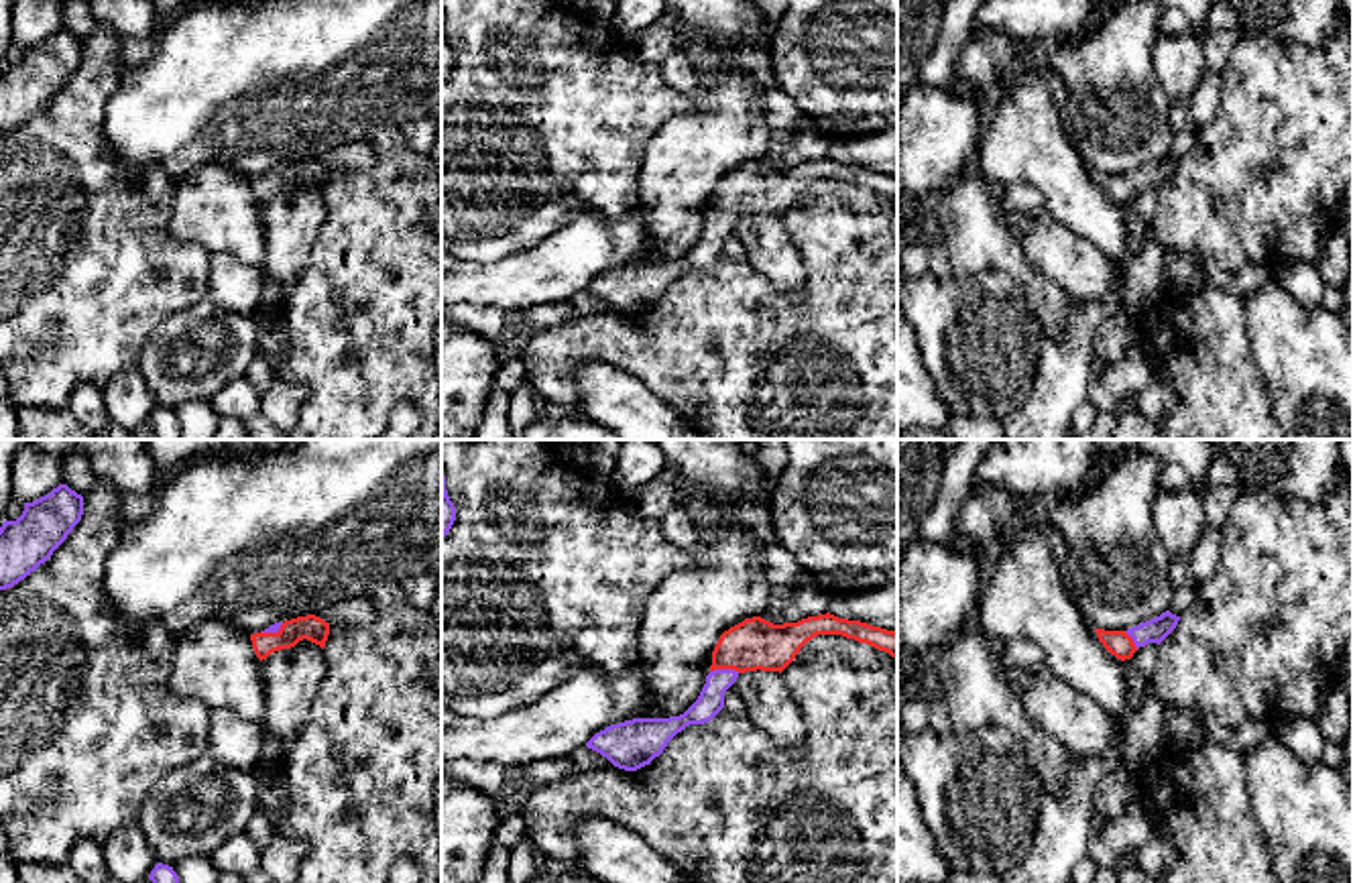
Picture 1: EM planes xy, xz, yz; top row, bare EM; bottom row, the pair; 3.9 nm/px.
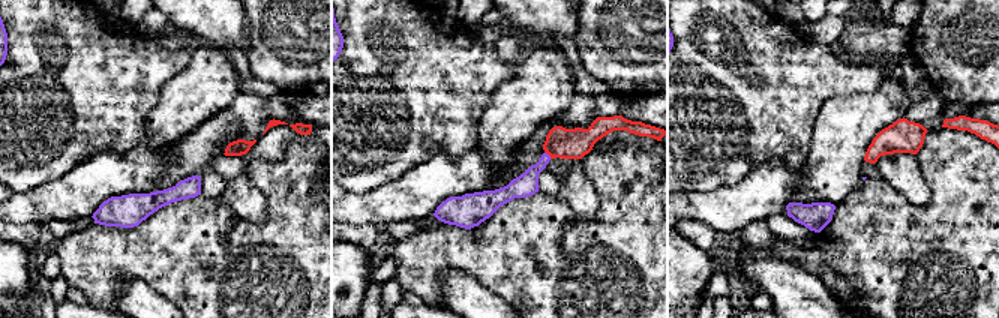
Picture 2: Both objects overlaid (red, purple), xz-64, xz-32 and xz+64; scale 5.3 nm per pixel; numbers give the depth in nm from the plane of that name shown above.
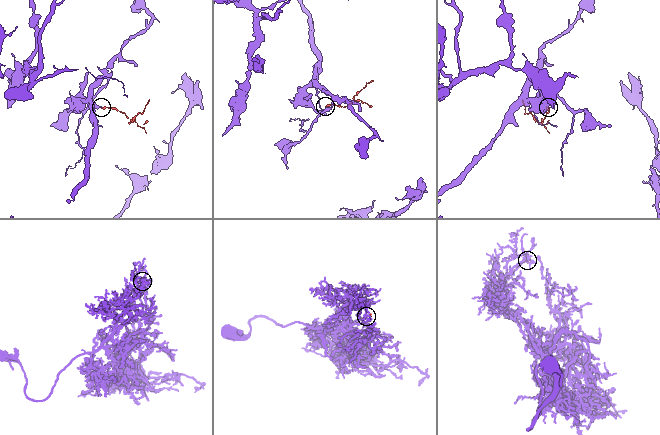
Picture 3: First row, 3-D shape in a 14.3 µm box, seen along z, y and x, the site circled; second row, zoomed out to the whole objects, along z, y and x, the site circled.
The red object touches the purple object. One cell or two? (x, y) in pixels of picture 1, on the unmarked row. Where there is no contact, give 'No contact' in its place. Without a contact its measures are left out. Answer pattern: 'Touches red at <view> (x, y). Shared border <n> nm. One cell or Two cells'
Touches red at xz (725, 212). Shared border 120 nm. One cell

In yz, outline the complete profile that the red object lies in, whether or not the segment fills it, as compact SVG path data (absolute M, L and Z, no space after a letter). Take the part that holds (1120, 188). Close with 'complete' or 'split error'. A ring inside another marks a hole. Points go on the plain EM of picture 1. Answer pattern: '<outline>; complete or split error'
M1166 155L1160 161L1131 171L1127 175L1095 173L1095 177L1111 199L1125 205L1131 203L1133 197L1139 191L1145 191L1148 187L1160 189L1176 173L1178 165L1180 161Z; split error

